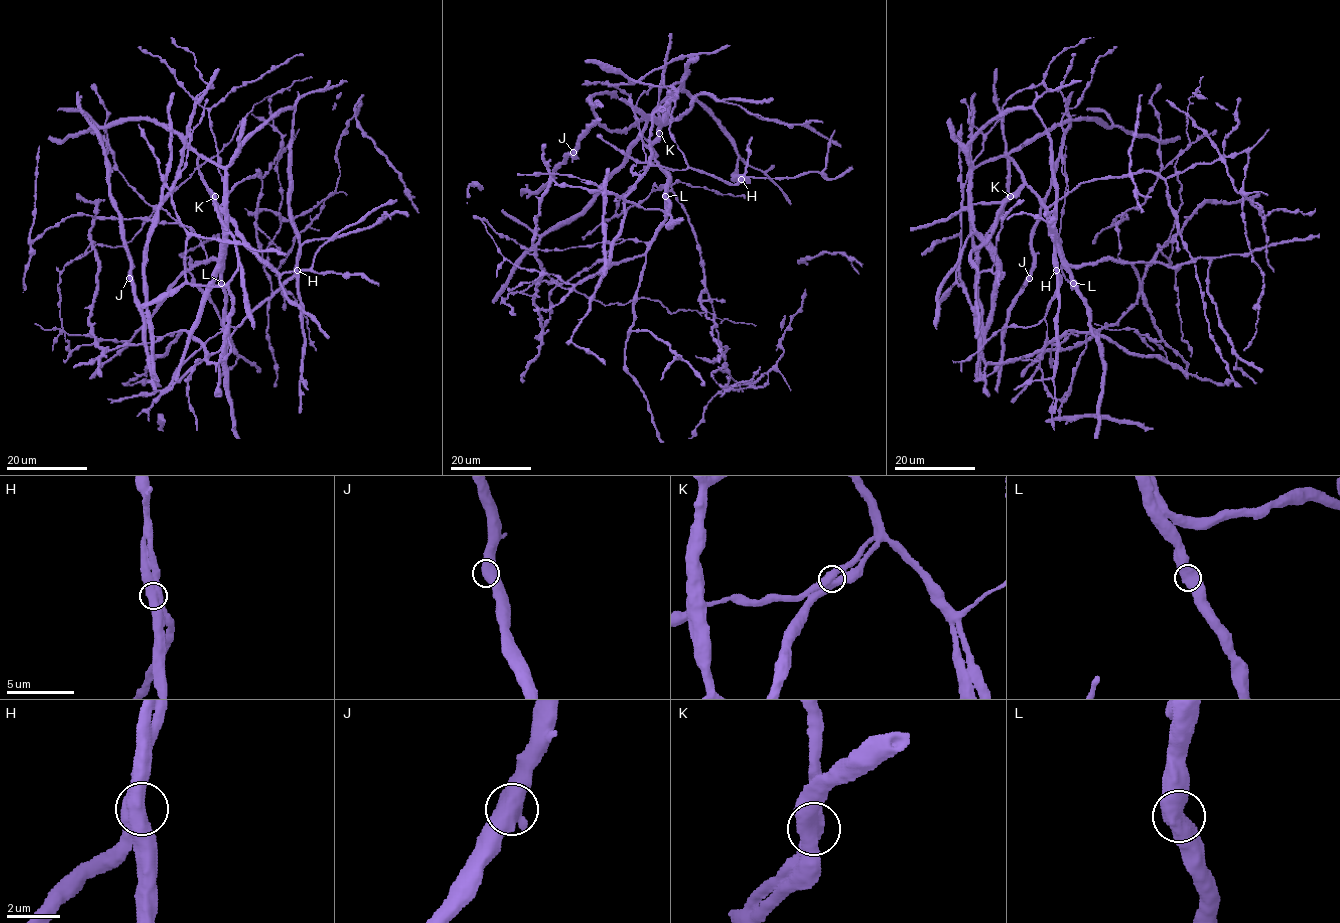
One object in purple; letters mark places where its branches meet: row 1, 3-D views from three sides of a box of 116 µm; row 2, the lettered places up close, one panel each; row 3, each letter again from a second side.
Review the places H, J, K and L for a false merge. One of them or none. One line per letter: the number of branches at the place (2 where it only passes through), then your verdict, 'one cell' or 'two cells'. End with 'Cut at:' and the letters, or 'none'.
H: branches 2; one cell
J: branches 2; one cell
K: branches 2; one cell
L: branches 2; one cell
Cut at: none

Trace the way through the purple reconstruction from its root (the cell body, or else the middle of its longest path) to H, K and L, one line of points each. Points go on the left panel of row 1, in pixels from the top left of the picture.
H: (227, 209), (226, 167), (236, 150), (275, 114), (294, 109), (290, 211), (299, 244), (297, 270)
K: (227, 209), (227, 173), (200, 157), (198, 171), (203, 183), (215, 196)
L: (227, 209), (227, 173), (200, 157), (198, 171), (218, 209), (222, 229), (221, 283)

